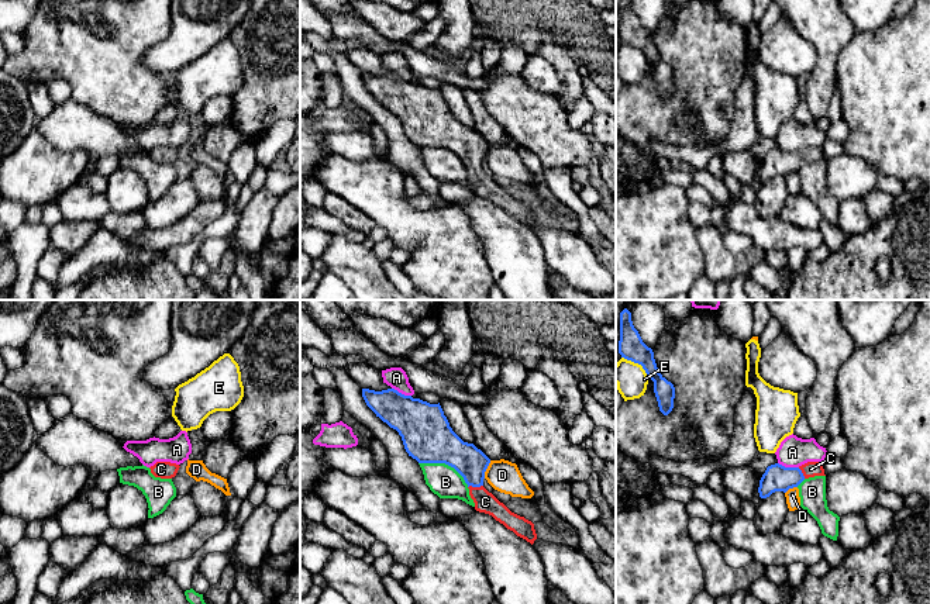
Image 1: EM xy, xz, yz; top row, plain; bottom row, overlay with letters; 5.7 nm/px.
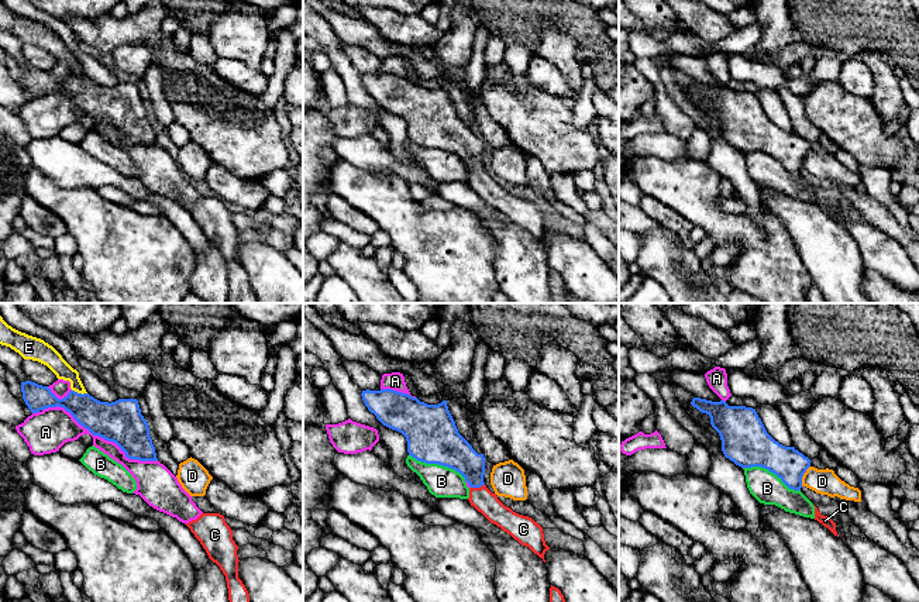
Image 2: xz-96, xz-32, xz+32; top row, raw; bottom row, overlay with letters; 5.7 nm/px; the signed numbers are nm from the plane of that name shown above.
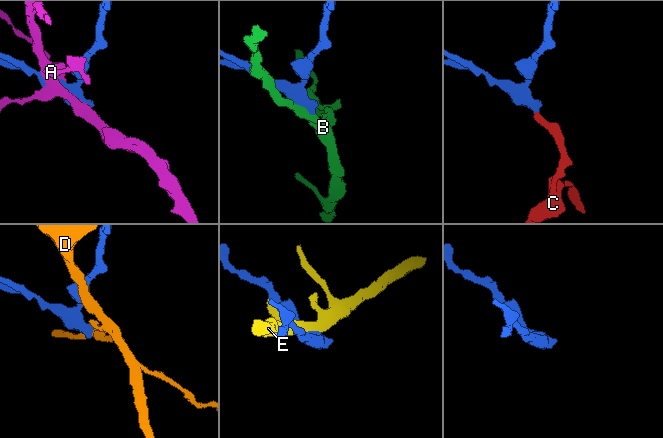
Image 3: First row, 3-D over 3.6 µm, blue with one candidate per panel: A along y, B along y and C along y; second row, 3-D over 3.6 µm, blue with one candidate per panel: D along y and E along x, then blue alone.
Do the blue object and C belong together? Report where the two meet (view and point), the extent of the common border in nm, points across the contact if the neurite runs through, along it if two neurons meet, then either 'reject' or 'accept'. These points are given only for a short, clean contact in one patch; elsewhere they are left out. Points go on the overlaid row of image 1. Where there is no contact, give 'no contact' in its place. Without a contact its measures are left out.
meets blue in xz at (475, 486); contact 90 nm long; runs through xz (467, 459), (472, 466), (475, 486), (485, 501); accept

